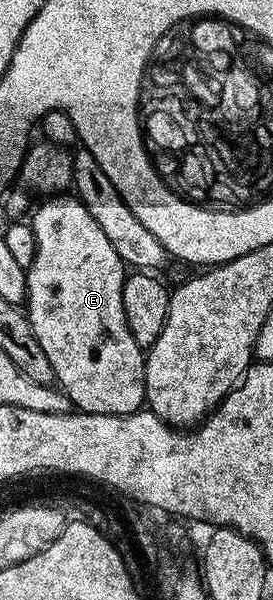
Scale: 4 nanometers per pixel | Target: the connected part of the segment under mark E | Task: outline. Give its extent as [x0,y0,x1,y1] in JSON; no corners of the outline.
[26,196,145,414]

